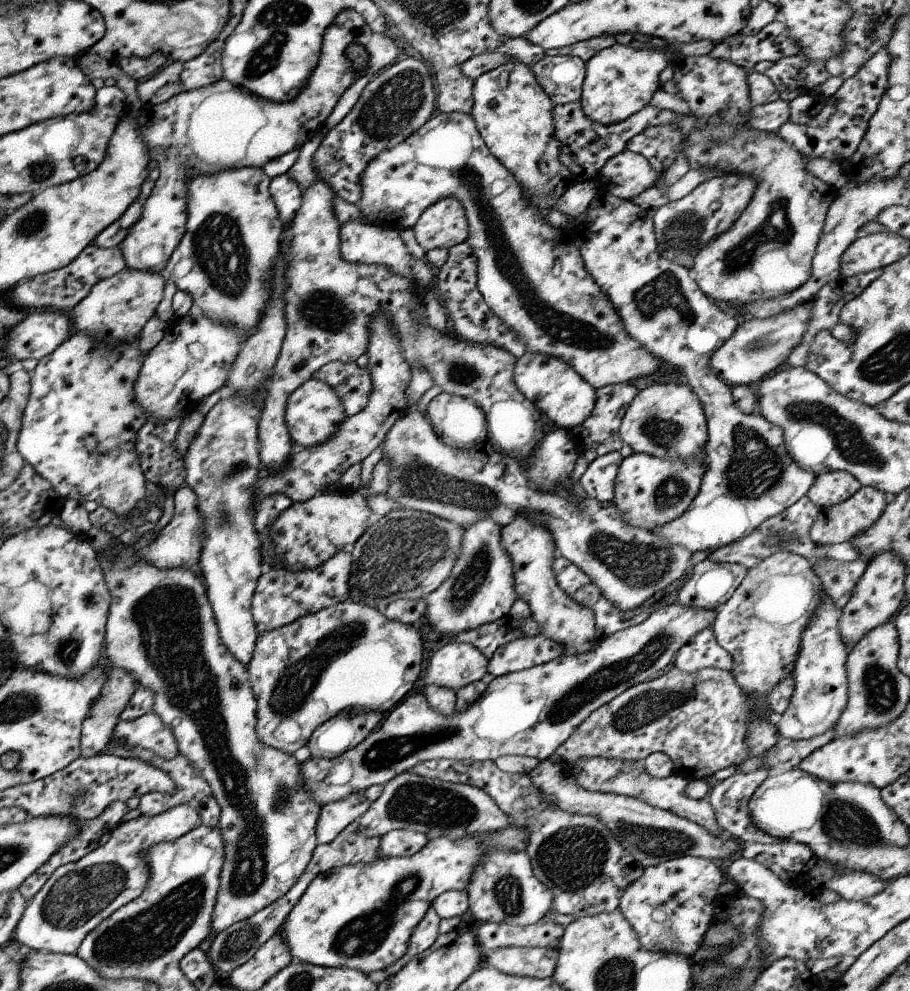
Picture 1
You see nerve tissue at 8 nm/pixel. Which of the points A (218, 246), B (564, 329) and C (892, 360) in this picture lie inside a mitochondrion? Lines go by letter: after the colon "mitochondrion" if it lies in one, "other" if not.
A: mitochondrion
B: mitochondrion
C: mitochondrion

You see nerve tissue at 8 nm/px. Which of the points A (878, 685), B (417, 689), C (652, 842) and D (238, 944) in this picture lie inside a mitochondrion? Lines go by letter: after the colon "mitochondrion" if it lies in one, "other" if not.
A: mitochondrion
B: other
C: mitochondrion
D: mitochondrion

